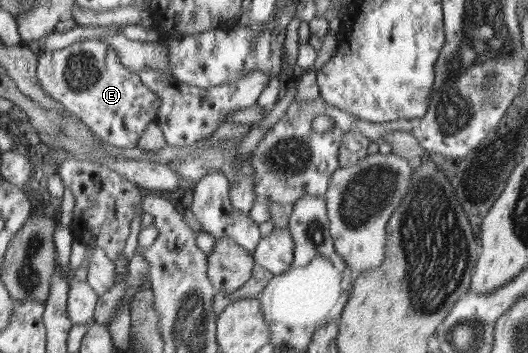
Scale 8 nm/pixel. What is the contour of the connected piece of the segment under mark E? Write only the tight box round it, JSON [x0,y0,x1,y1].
[36,39,160,148]

